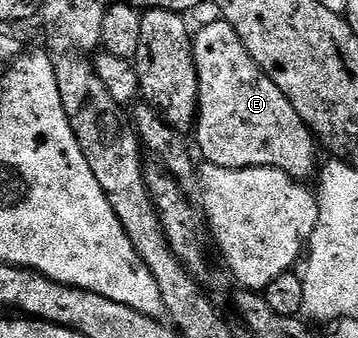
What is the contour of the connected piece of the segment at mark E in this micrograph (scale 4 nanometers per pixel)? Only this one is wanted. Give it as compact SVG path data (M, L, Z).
M224 18L214 24L196 29L193 54L197 58L197 77L201 83L199 115L195 125L196 147L215 164L216 169L227 168L278 168L294 178L305 178L317 164L317 148L313 145L314 133L302 120L292 100L274 82L273 77L253 60L243 38Z

